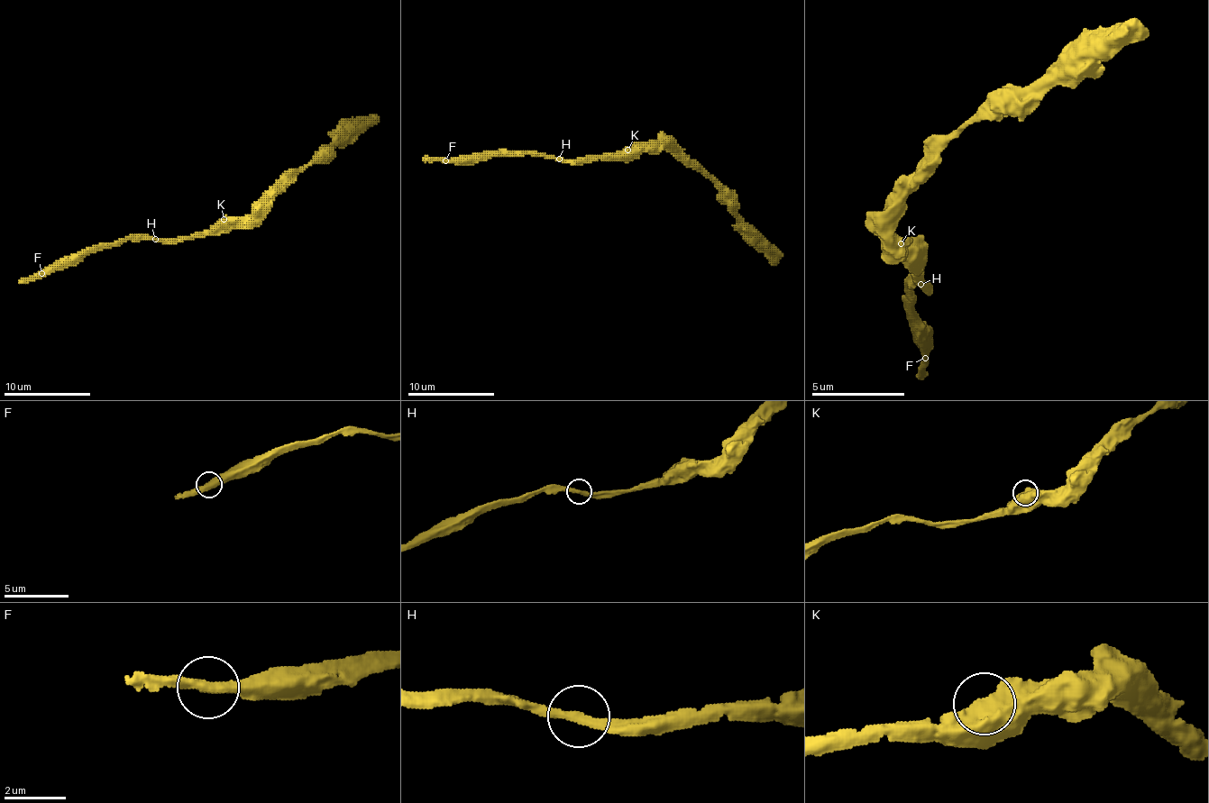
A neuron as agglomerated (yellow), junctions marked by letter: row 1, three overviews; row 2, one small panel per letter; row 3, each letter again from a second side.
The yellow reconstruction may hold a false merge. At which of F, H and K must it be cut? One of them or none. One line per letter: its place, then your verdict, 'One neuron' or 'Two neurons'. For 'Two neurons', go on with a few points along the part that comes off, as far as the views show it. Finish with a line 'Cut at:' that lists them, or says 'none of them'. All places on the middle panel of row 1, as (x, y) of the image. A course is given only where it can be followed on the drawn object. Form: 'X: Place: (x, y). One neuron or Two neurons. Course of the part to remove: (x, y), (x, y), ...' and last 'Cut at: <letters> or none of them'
F: Place: (445, 160). One neuron
H: Place: (559, 159). One neuron
K: Place: (627, 150). One neuron
Cut at: none of them

